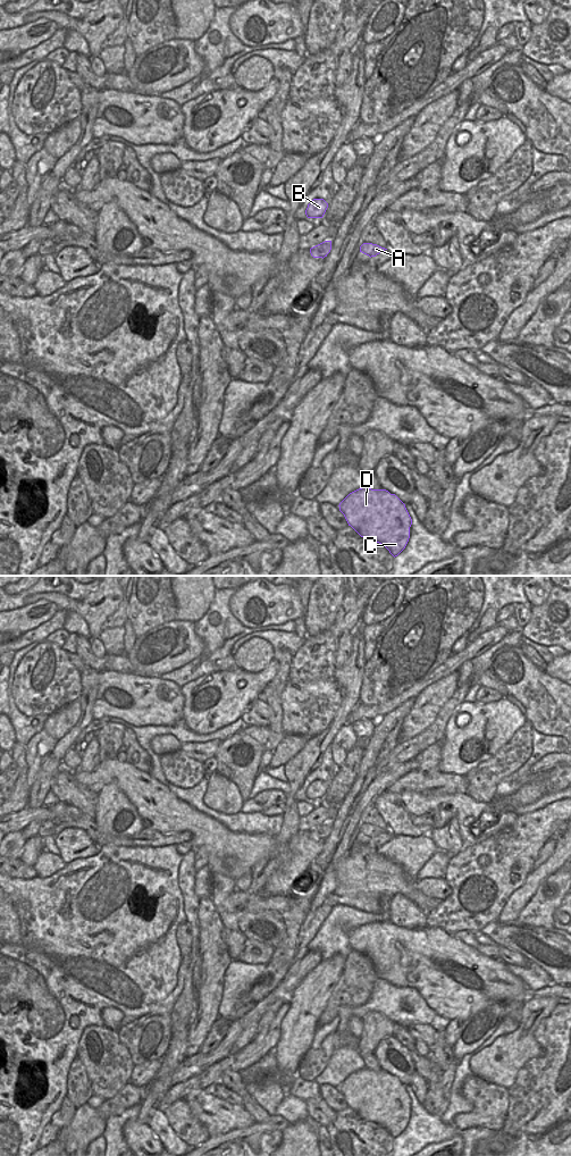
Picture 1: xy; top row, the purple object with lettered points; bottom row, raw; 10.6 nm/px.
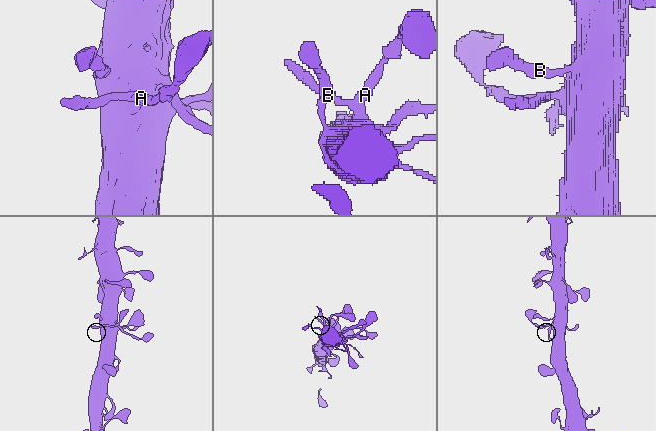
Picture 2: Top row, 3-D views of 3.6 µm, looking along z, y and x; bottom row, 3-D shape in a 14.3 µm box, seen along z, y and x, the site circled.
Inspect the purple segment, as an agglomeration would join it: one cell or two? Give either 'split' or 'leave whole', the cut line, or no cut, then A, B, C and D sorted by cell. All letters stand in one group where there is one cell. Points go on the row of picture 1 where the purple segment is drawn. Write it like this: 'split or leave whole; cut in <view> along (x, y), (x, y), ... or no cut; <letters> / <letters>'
leave whole; no cut; A B C D

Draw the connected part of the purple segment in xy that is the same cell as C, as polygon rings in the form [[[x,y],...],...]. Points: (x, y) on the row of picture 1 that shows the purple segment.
[[[364,486],[350,493],[338,506],[361,537],[384,545],[394,558],[405,548],[412,519],[395,494]]]

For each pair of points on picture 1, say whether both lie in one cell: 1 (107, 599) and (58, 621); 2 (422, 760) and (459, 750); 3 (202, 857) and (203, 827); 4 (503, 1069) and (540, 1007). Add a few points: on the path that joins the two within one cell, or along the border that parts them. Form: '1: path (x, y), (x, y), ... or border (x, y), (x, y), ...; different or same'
1: border (59, 608), (67, 611); different
2: border (442, 743), (438, 769); different
3: border (195, 848), (204, 848), (207, 851), (208, 865); different
4: path (510, 1053), (520, 1043), (530, 1019); same

